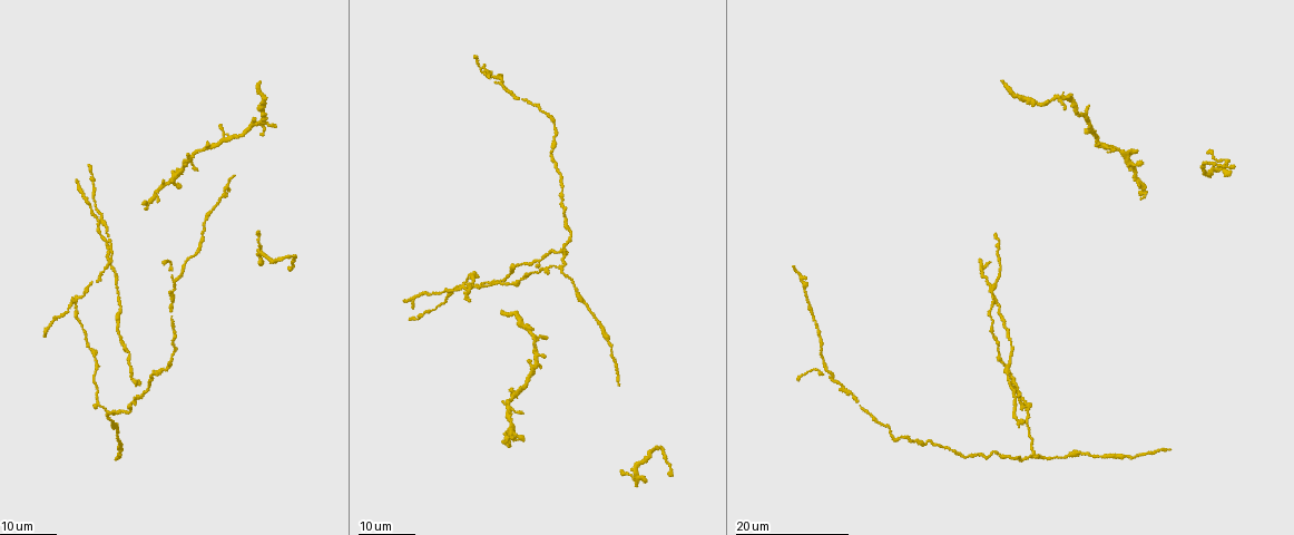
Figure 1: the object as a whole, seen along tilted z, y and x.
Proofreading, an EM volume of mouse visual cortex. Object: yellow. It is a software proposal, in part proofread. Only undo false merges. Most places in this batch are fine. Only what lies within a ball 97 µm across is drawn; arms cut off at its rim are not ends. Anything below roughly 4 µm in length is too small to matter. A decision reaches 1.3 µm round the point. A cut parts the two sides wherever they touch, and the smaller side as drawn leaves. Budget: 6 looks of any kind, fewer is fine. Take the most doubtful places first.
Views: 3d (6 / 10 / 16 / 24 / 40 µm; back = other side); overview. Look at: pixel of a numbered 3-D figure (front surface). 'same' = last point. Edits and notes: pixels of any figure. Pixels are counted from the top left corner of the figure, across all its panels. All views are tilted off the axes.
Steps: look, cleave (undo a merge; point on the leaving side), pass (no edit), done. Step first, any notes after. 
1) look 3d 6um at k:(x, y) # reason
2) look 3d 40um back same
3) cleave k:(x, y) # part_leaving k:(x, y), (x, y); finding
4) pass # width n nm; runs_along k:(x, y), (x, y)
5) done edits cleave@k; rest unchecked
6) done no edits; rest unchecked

look 3d 24um at 1:(106, 242) # four arms meet

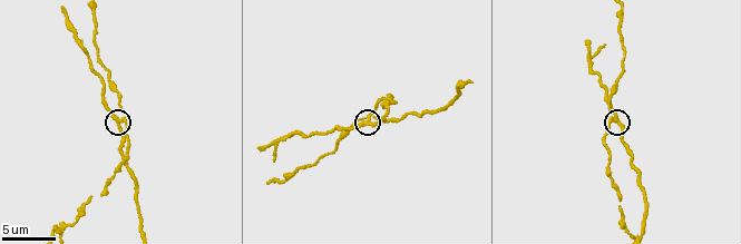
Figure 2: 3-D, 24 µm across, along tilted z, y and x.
look 3d 10um at 2:(369, 119)

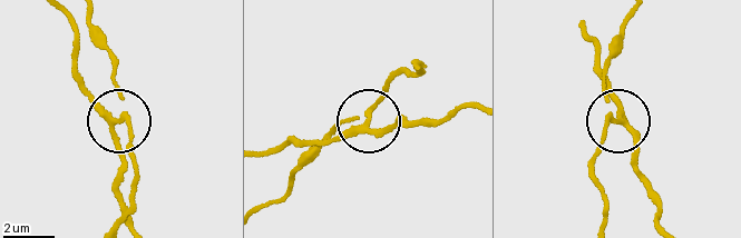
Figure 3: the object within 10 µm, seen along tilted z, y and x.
cleave 3:(95, 101) # part_leaving 3:(120, 117), (114, 136), (127, 221); a second cell is stuck on

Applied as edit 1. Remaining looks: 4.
look overview

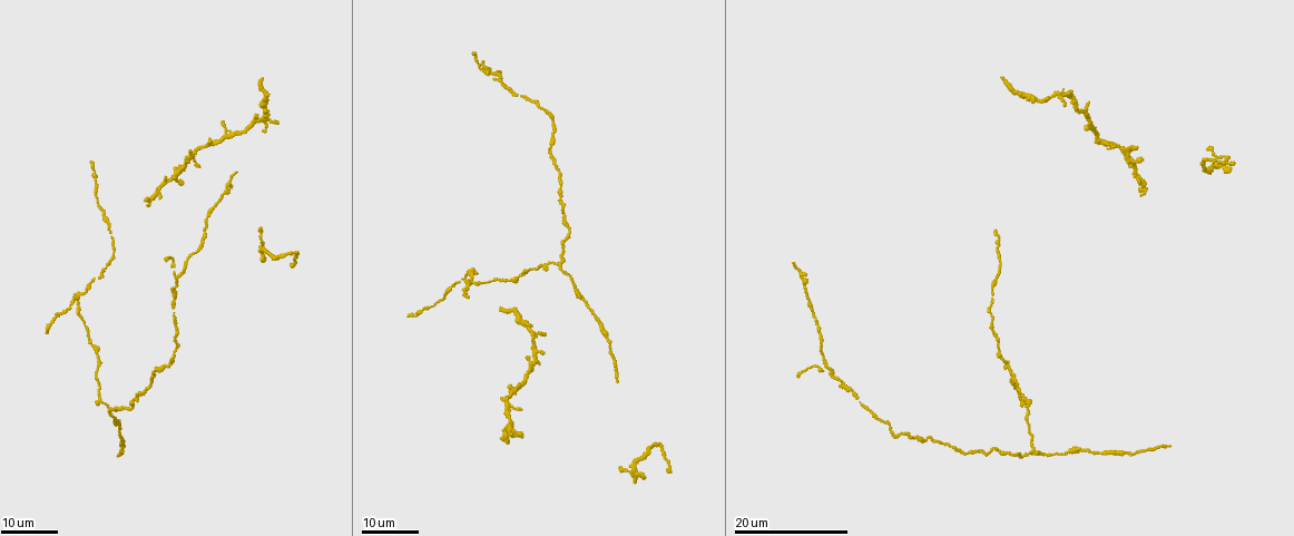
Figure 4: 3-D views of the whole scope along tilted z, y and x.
look 3d 16um at 4:(79, 299) # side arm on a straight run

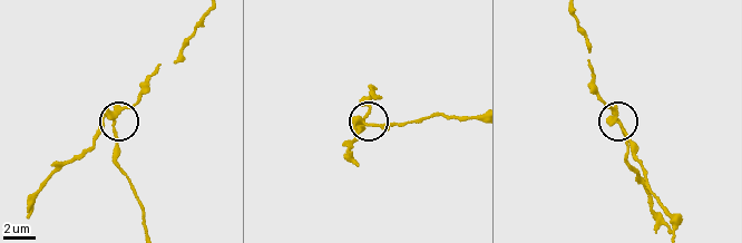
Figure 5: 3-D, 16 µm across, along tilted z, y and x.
look 3d 10um at 5:(617, 123)

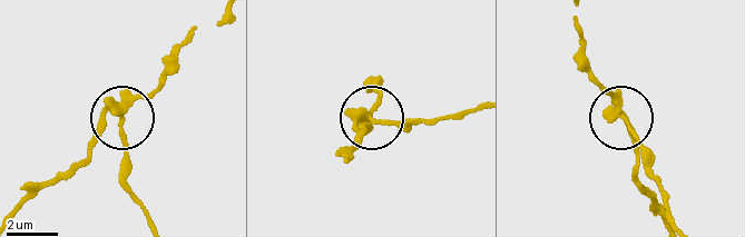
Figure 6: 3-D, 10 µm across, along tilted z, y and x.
cleave 6:(96, 141) # arms 3; two cells meet here

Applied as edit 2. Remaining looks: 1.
done edits cleave@3, cleave@6; rest unchecked

